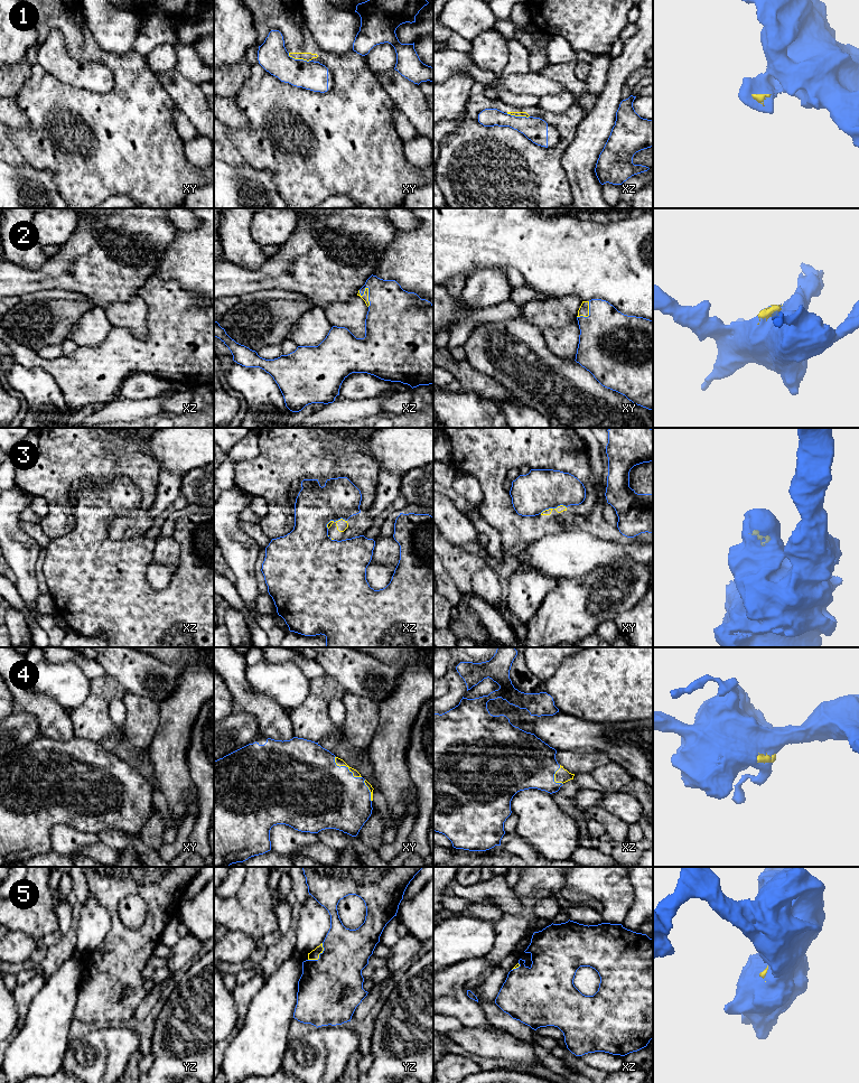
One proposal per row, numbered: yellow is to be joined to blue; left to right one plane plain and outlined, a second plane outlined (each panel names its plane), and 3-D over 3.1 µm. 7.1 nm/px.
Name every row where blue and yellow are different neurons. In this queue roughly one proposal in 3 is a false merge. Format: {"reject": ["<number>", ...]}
{"reject": ["1", "3"]}

